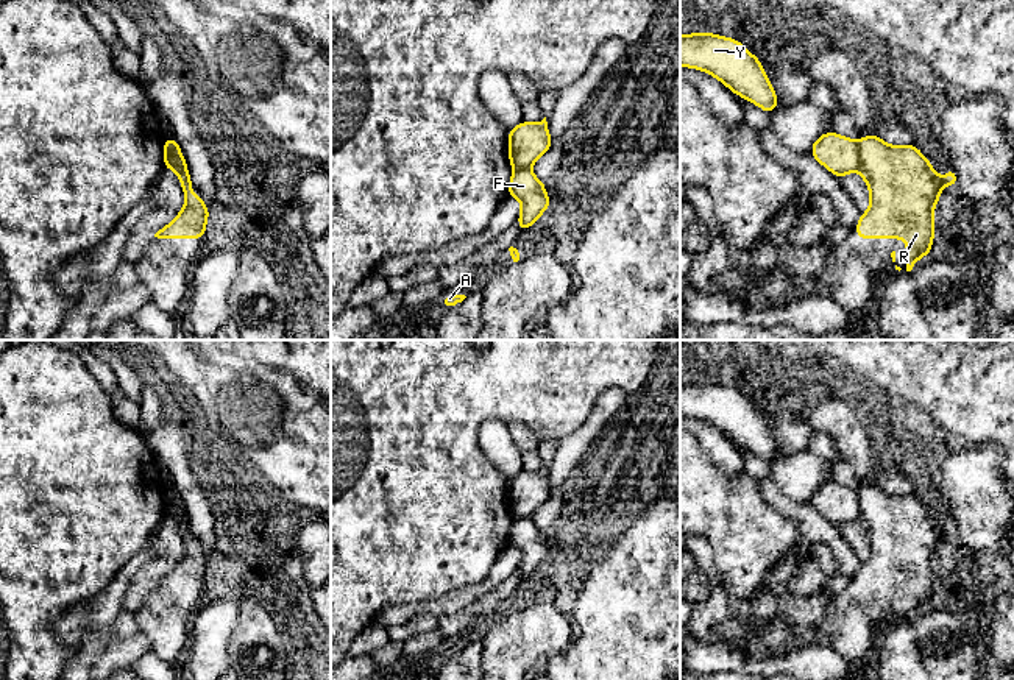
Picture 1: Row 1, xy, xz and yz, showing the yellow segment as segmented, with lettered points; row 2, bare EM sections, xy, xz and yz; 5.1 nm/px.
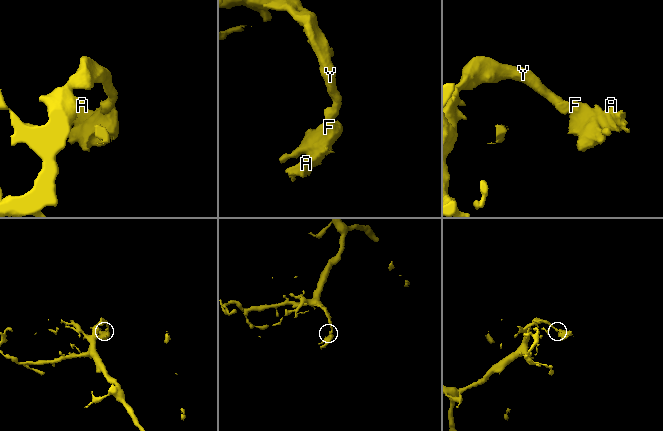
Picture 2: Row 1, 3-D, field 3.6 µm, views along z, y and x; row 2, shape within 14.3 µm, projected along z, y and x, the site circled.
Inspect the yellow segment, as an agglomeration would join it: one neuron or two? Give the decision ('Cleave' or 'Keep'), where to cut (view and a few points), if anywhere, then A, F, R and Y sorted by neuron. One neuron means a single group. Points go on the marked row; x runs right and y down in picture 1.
Cleave. Split along xy (167, 145), (180, 155), (180, 164), (175, 170). Groups: A F R / Y

